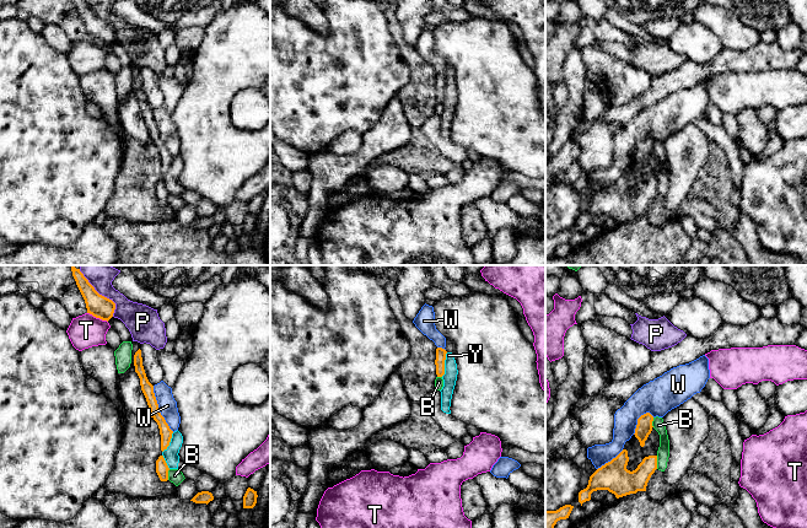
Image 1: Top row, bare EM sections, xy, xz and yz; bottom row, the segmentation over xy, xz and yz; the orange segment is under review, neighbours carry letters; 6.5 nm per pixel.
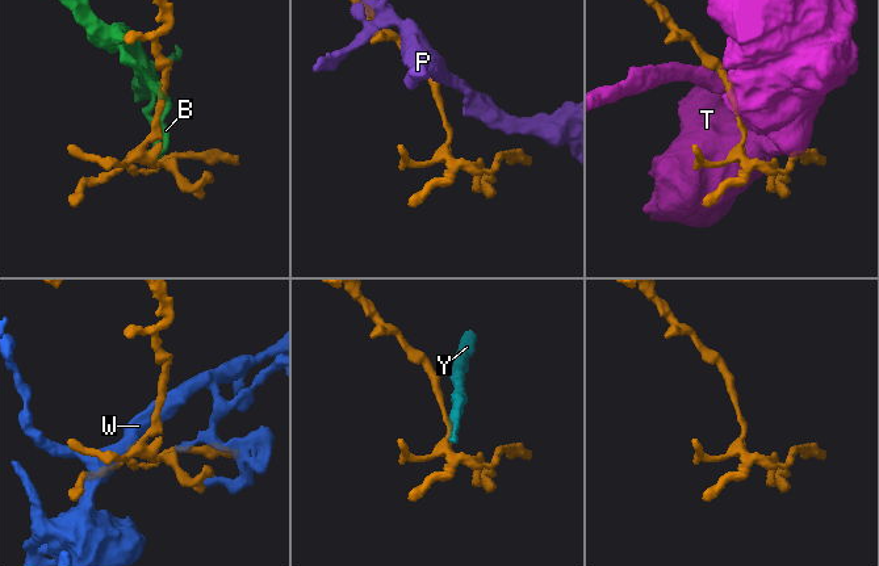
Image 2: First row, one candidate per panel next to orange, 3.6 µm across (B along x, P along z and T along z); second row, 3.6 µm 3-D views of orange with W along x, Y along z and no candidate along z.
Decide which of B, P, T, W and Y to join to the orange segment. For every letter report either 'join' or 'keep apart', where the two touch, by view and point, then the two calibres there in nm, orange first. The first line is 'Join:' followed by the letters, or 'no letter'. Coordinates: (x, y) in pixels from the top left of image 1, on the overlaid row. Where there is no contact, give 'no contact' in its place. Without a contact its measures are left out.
Join: no letter
B: keep apart; meets orange in yz at (656, 462); 160 nm thick on the orange side, 80 nm on the other
P: keep apart; meets orange in xy at (101, 295); 150 nm thick on the orange side, 200 nm on the other
T: keep apart; meets orange in xy at (97, 317); 150 nm thick on the orange side, 220 nm on the other
W: keep apart; meets orange in xy at (159, 409); 80 nm thick on the orange side, 120 nm on the other
Y: keep apart; meets orange in xz at (444, 365); 70 nm thick on the orange side, 90 nm on the other

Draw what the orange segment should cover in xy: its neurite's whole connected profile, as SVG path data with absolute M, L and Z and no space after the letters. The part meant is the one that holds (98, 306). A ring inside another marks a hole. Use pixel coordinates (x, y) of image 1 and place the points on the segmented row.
M74 265L70 266L76 285L85 300L87 313L108 322L113 317L115 303L112 300L99 295L84 276L80 269L76 269Z

